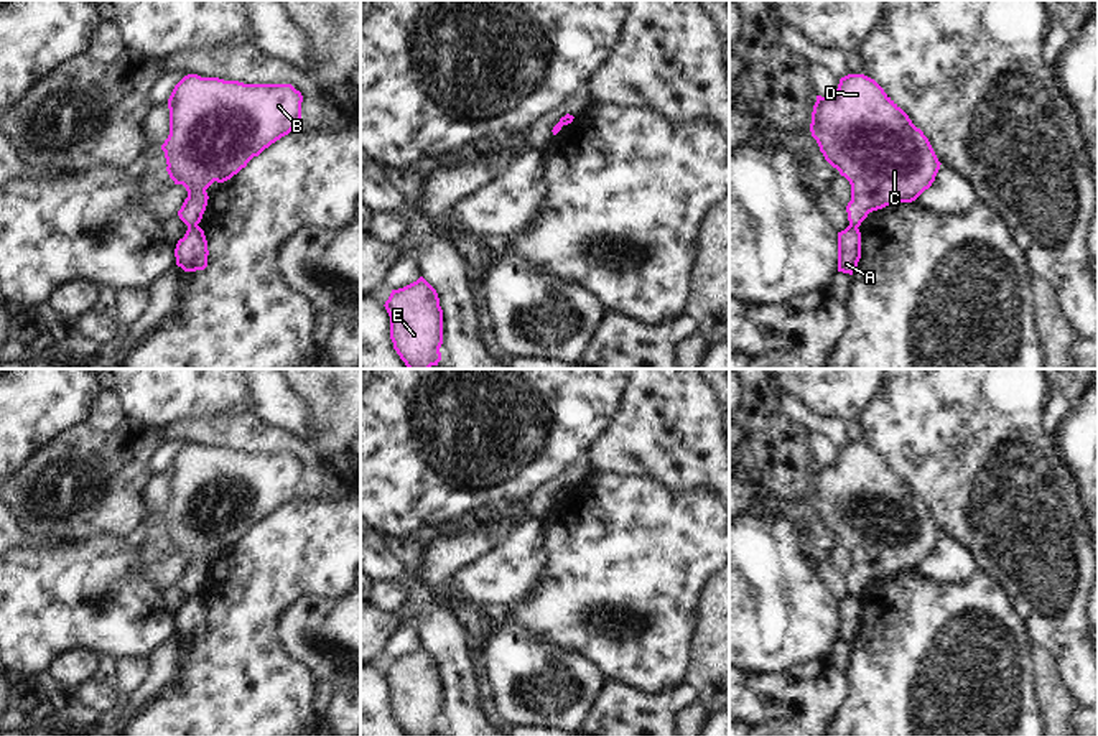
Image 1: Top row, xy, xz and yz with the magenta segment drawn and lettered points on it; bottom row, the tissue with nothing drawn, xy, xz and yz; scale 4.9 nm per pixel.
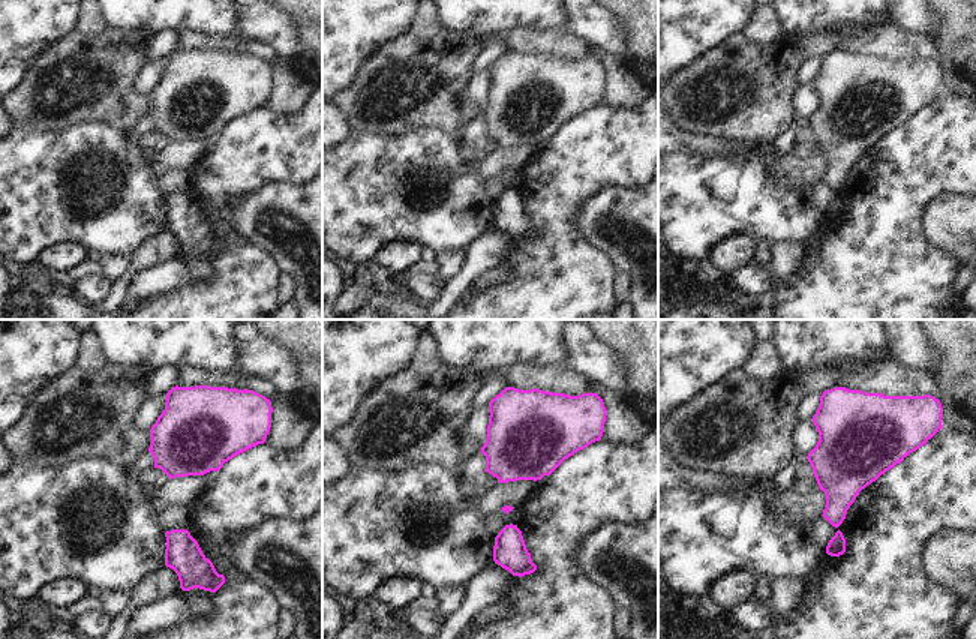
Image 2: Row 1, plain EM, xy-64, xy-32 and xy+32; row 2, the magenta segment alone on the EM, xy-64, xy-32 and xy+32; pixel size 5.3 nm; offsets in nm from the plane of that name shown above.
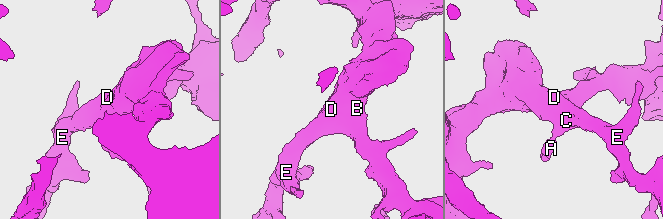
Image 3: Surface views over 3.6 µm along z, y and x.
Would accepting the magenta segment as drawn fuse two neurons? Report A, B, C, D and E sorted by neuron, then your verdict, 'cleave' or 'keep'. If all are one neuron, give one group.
A / B C D E; cleave

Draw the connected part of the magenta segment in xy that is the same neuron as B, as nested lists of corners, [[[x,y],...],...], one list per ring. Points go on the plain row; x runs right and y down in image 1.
[[[184,445],[168,468],[166,540],[188,560],[179,588],[198,594],[206,558],[237,543],[265,517],[301,494],[303,464],[291,453],[244,453]]]

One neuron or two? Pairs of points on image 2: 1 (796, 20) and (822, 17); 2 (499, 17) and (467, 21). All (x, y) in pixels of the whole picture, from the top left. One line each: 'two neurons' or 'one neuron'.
1: one neuron
2: one neuron

